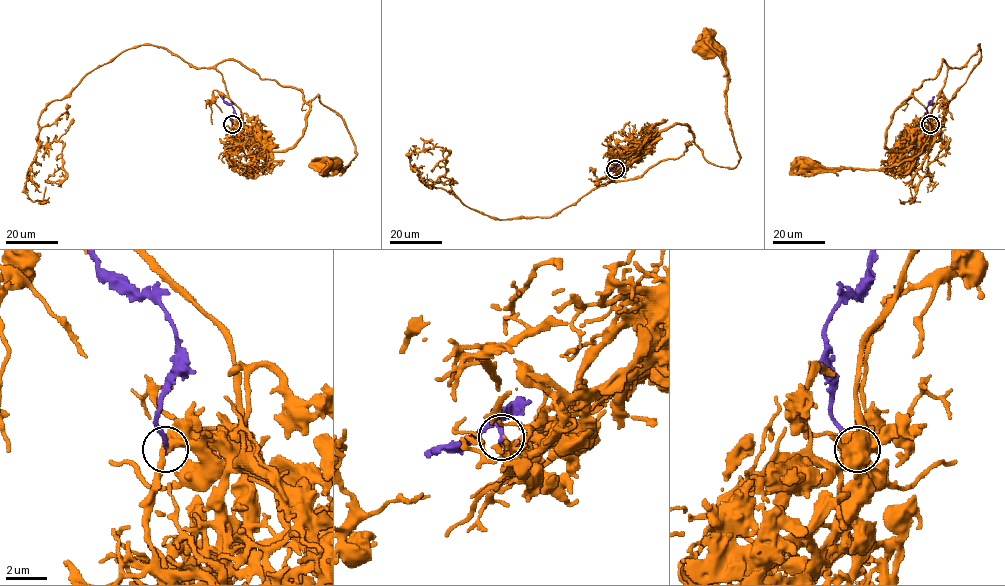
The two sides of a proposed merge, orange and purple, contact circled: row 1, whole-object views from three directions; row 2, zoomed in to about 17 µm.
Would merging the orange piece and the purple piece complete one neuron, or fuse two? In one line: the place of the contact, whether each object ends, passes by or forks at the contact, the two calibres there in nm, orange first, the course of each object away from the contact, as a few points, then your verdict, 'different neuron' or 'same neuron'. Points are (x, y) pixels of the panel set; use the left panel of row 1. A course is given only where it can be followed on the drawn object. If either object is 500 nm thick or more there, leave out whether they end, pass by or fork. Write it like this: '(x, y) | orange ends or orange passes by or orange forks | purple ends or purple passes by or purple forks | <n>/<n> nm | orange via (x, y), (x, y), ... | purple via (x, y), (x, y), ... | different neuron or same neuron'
(232, 124) | orange ends | purple ends | 400/220 nm | orange via (232, 124), (263, 150), (285, 151), (318, 96), (342, 119), (356, 155), (344, 169), (323, 165) | purple via (232, 124), (233, 108), (222, 96) | different neuron

